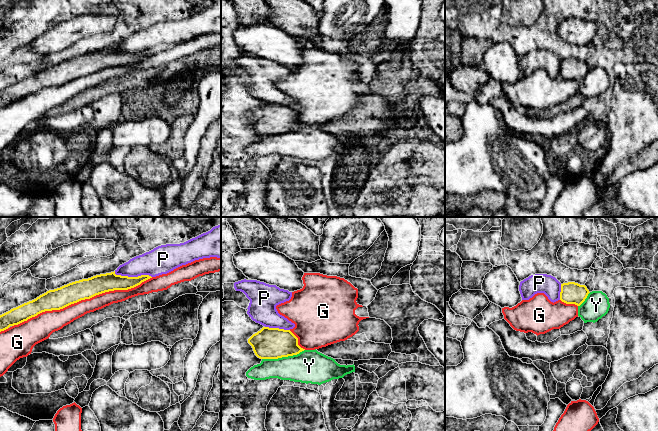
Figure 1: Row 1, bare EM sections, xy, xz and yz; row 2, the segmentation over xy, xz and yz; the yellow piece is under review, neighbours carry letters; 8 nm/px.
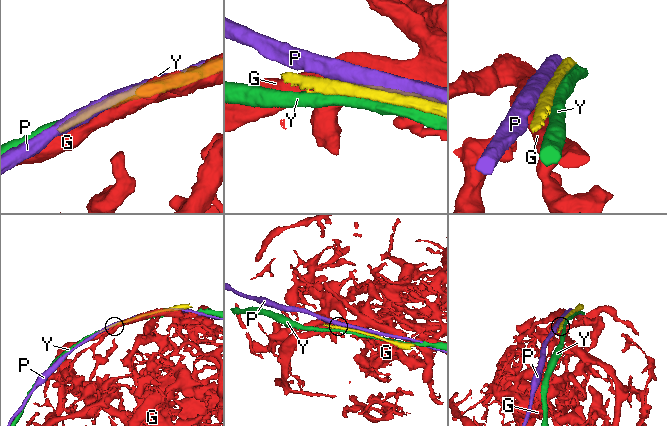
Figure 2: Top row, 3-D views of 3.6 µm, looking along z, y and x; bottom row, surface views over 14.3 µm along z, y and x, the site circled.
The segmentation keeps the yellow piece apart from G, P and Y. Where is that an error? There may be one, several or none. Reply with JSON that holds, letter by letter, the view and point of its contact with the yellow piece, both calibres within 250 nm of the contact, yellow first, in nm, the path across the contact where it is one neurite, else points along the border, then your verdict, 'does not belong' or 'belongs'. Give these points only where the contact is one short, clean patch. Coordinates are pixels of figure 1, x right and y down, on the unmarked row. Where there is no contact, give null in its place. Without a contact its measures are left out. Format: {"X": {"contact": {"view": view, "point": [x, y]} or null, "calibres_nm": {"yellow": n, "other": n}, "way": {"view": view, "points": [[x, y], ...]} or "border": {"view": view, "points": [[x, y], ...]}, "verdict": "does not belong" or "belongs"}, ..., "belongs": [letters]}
{"G": {"contact": {"view": "xy", "point": [82, 75]}, "calibres_nm": {"yellow": 170, "other": 150}, "verdict": "does not belong"}, "P": {"contact": {"view": "xy", "point": [132, 53]}, "calibres_nm": {"yellow": 150, "other": 220}, "verdict": "does not belong"}, "Y": {"contact": {"view": "xz", "point": [283, 132]}, "calibres_nm": {"yellow": 260, "other": 280}, "verdict": "does not belong"}, "belongs": []}

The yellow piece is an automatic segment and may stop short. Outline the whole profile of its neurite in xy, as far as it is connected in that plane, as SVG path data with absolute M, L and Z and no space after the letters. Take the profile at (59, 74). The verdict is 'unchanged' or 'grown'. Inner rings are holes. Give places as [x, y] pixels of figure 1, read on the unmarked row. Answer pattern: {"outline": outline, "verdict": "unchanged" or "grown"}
{"outline": "M114 47L49 66L36 75L0 91L0 108L8 105L10 102L27 97L42 88L60 86L71 80L90 75L105 68L128 66L150 54L152 53L149 51L141 51L138 53L121 52L116 51Z", "verdict": "unchanged"}

